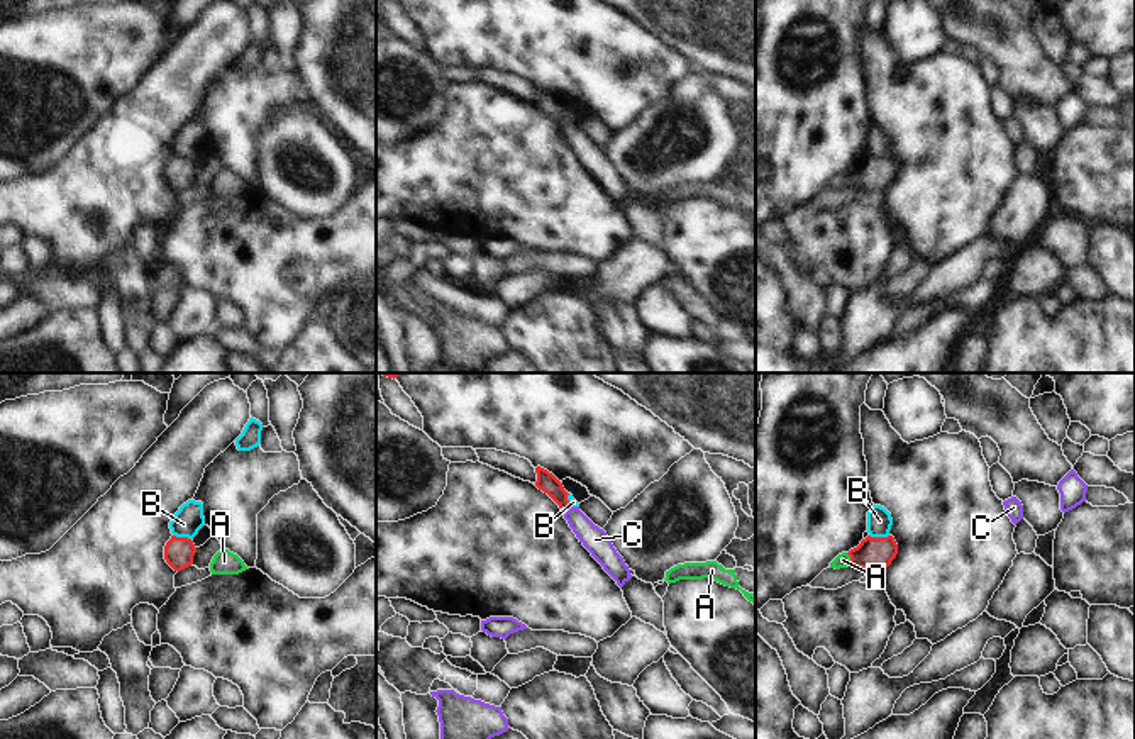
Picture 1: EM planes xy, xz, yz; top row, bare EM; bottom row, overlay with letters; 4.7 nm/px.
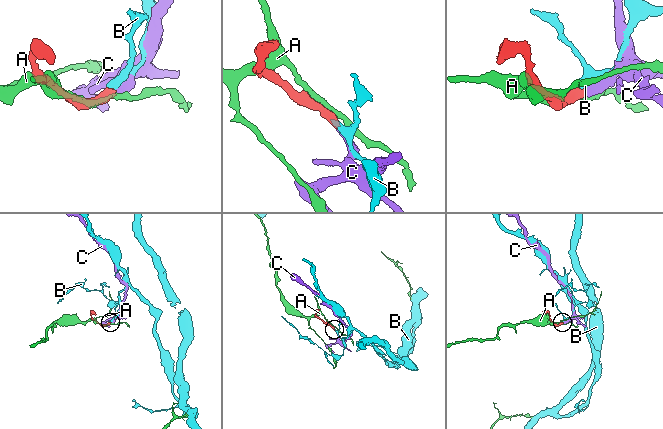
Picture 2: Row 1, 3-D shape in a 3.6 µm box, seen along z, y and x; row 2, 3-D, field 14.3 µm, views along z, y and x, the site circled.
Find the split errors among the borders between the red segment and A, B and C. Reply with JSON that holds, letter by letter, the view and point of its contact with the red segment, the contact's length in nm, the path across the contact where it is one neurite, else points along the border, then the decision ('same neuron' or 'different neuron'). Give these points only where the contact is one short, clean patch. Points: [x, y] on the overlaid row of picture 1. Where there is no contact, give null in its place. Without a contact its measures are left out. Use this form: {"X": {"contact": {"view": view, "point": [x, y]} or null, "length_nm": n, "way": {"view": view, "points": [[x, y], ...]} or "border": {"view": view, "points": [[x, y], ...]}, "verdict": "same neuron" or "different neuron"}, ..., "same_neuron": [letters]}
{"A": {"contact": {"view": "yz", "point": [851, 560]}, "length_nm": 70, "verdict": "different neuron"}, "B": {"contact": {"view": "yz", "point": [880, 538]}, "length_nm": 100, "border": {"view": "yz", "points": [[869, 534], [888, 536]]}, "verdict": "different neuron"}, "C": {"contact": {"view": "xz", "point": [568, 509]}, "length_nm": 50, "way": {"view": "xz", "points": [[546, 482], [568, 509], [595, 539]]}, "verdict": "same neuron"}, "same_neuron": ["C"]}

